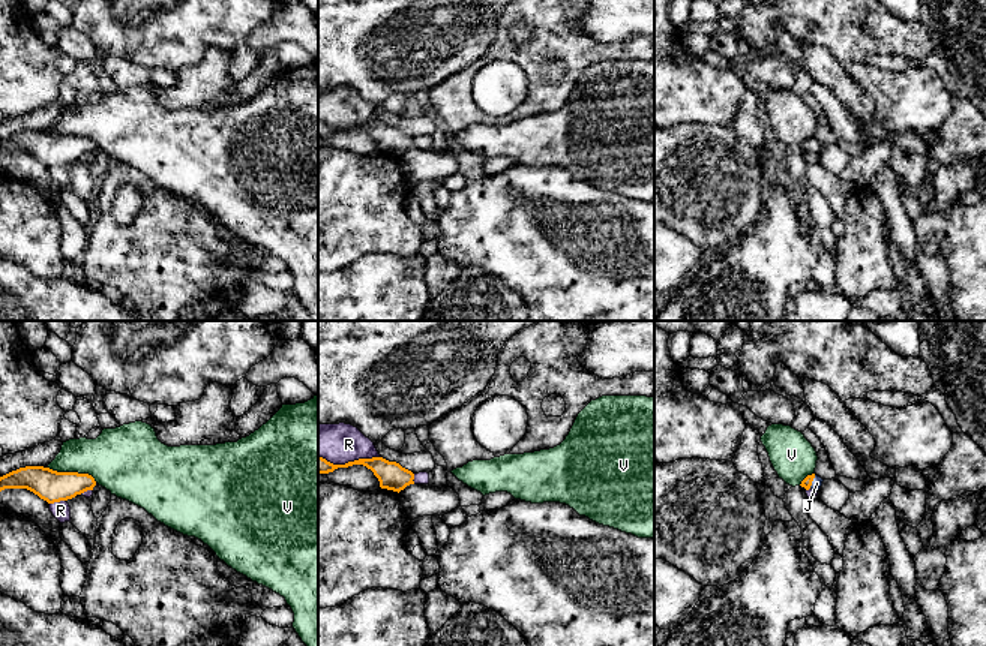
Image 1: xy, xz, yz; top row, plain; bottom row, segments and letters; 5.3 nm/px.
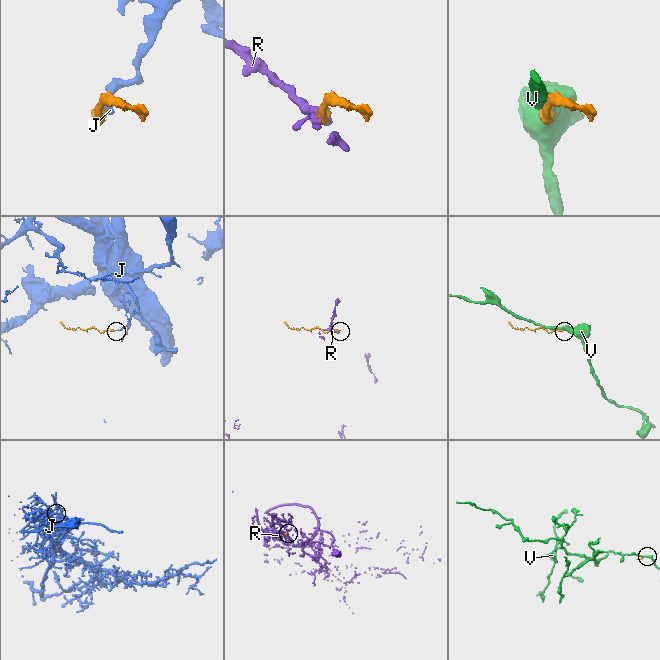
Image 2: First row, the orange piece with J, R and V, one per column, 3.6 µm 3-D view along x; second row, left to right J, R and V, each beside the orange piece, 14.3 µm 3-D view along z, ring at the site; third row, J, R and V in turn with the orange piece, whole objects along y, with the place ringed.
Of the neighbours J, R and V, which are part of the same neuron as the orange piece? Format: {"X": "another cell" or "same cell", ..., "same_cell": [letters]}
{"J": "same cell", "R": "another cell", "V": "another cell", "same_cell": ["J"]}

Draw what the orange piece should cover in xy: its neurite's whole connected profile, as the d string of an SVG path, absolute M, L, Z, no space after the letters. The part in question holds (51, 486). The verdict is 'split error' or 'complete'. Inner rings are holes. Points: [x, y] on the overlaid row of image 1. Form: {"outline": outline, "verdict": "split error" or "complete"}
{"outline": "M26 466L0 477L0 492L27 489L48 504L72 499L95 486L89 474L57 472L44 466Z", "verdict": "complete"}

